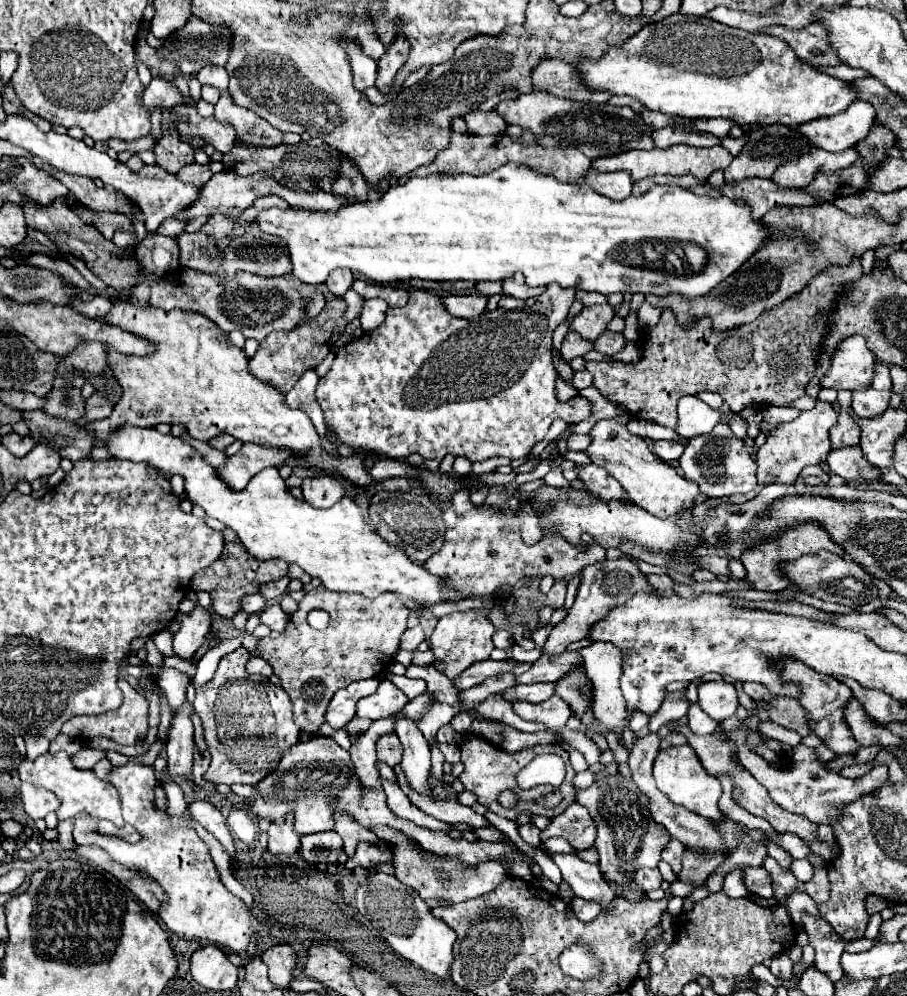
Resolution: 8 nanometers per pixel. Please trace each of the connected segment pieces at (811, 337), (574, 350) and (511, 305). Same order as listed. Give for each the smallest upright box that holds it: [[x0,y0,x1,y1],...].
[[585,257,863,429],[561,331,593,361],[499,295,535,309]]

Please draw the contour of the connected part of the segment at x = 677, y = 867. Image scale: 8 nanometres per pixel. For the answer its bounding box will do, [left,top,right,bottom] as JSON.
[661,839,685,875]

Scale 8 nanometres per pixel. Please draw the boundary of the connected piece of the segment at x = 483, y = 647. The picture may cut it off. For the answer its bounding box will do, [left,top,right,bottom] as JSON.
[431,609,495,679]

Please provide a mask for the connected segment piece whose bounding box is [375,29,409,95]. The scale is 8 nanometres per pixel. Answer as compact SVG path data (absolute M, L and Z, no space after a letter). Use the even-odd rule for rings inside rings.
M397 29L395 41L385 51L385 55L377 61L377 79L375 86L383 95L389 95L393 91L395 73L405 65L407 55L409 55L409 41L405 39L403 31Z

